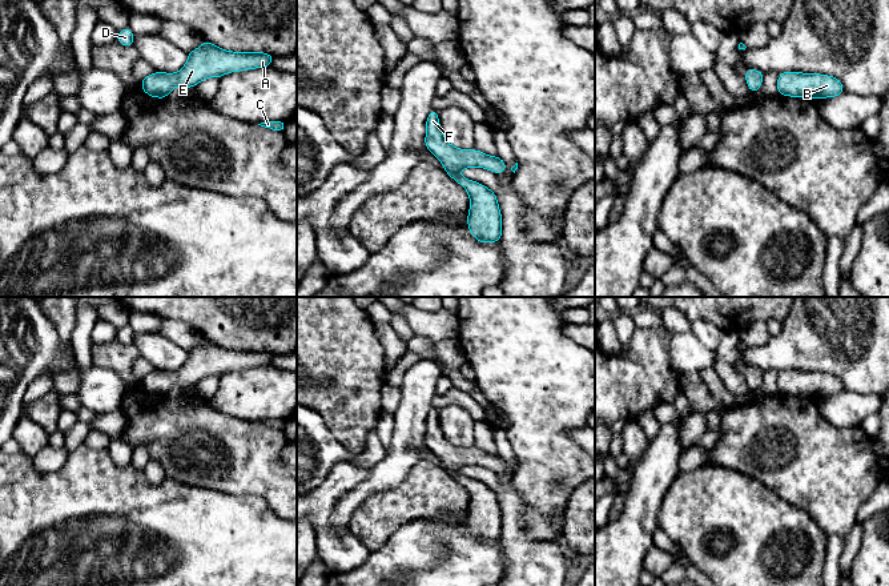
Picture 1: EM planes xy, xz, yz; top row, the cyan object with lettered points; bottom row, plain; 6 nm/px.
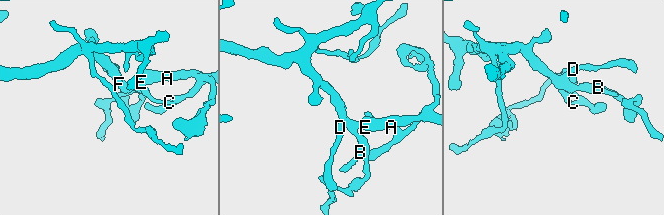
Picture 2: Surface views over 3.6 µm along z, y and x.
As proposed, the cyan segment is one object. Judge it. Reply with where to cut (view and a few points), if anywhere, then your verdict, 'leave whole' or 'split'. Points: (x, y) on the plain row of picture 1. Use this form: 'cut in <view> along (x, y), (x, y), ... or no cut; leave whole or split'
no cut; leave whole

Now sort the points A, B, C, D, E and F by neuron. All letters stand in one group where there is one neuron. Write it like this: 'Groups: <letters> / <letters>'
Groups: A B C D E F

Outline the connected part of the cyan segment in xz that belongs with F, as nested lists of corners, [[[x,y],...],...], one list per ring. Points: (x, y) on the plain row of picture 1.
[[[431,408],[426,420],[425,443],[444,465],[452,479],[460,482],[470,494],[467,522],[474,537],[483,542],[498,541],[502,535],[502,511],[496,493],[476,479],[458,473],[464,466],[484,466],[496,473],[504,470],[507,463],[496,454],[487,454],[478,447],[459,447],[452,445],[443,434],[438,418],[438,409]]]

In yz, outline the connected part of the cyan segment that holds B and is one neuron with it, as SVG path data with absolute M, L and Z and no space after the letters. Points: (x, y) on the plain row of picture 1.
M781 370L777 389L780 394L825 397L840 394L845 386L838 377L829 373Z

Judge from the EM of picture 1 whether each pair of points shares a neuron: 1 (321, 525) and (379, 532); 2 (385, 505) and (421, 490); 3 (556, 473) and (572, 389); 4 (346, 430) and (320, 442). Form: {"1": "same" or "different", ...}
{"1": "different", "2": "same", "3": "same", "4": "different"}

